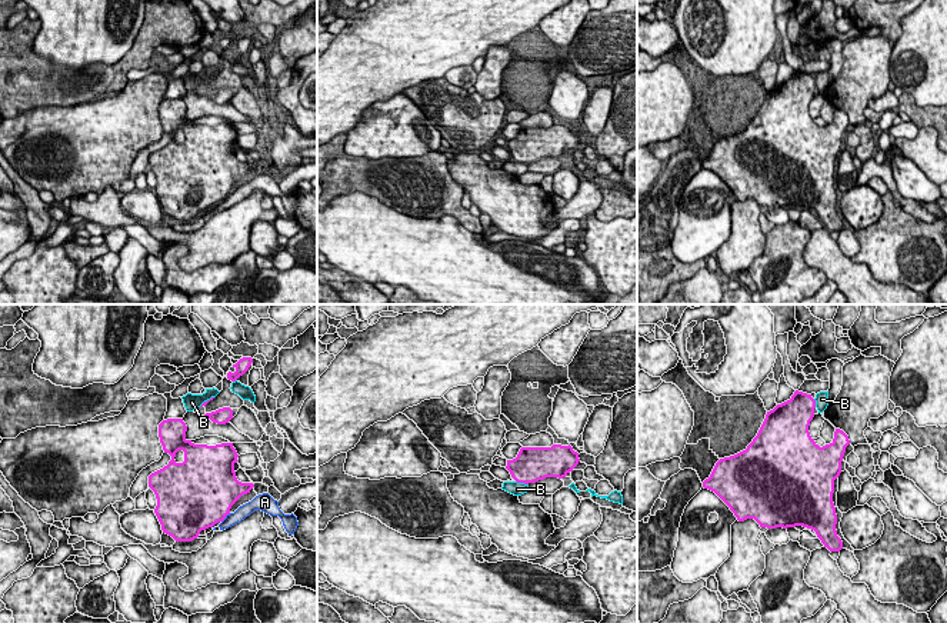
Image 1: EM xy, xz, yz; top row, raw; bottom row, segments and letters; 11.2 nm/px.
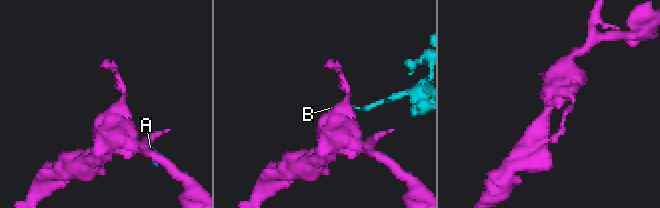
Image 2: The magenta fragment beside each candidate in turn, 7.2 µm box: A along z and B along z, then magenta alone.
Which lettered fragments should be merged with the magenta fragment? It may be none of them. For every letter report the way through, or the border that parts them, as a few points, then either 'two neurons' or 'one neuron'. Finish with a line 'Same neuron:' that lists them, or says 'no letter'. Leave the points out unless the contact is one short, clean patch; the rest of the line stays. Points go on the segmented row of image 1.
A: border xy (230, 513), (222, 522); two neurons
B: border xz (516, 480), (527, 485); two neurons
Same neuron: no letter

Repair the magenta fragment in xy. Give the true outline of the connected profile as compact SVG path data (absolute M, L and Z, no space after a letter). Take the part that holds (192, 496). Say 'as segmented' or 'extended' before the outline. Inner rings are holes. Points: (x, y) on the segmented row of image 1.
as segmented | M183 419L159 424L160 443L171 460L149 476L157 499L154 513L163 533L176 542L191 542L201 530L223 522L231 506L254 487L236 477L239 454L233 443L194 444L186 432Z

